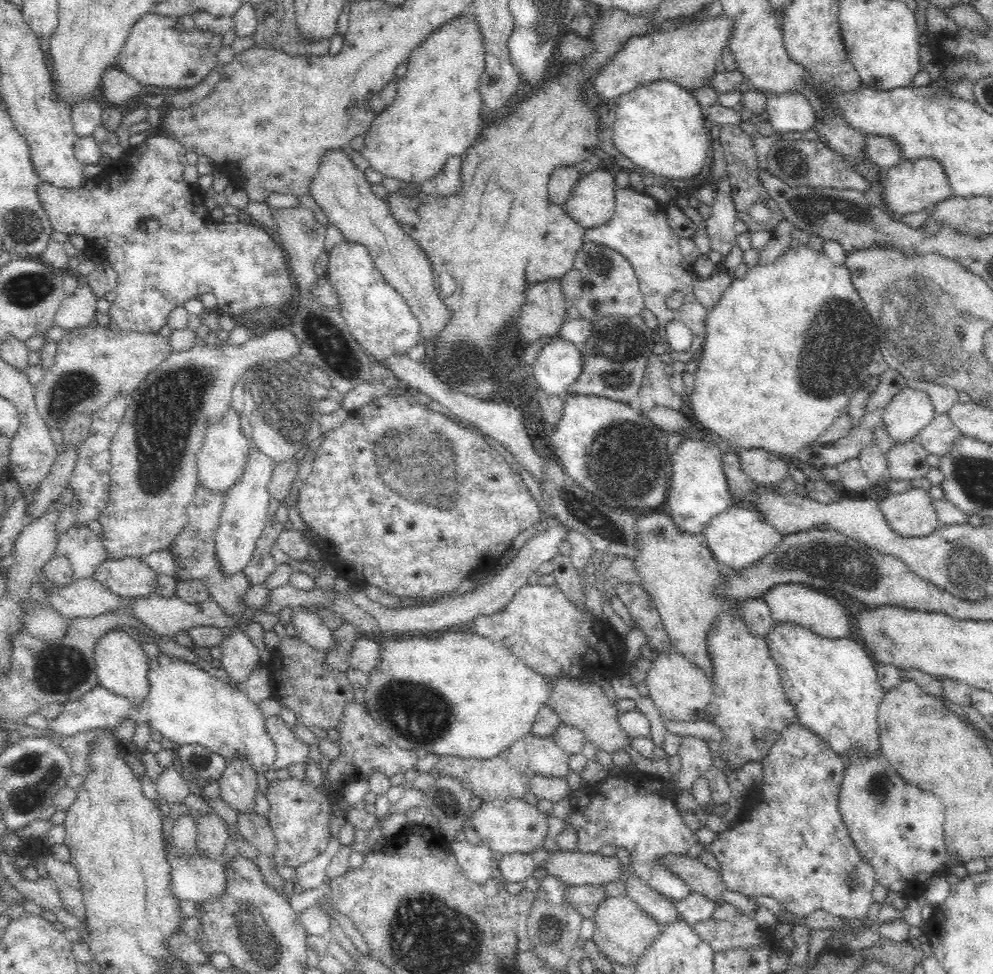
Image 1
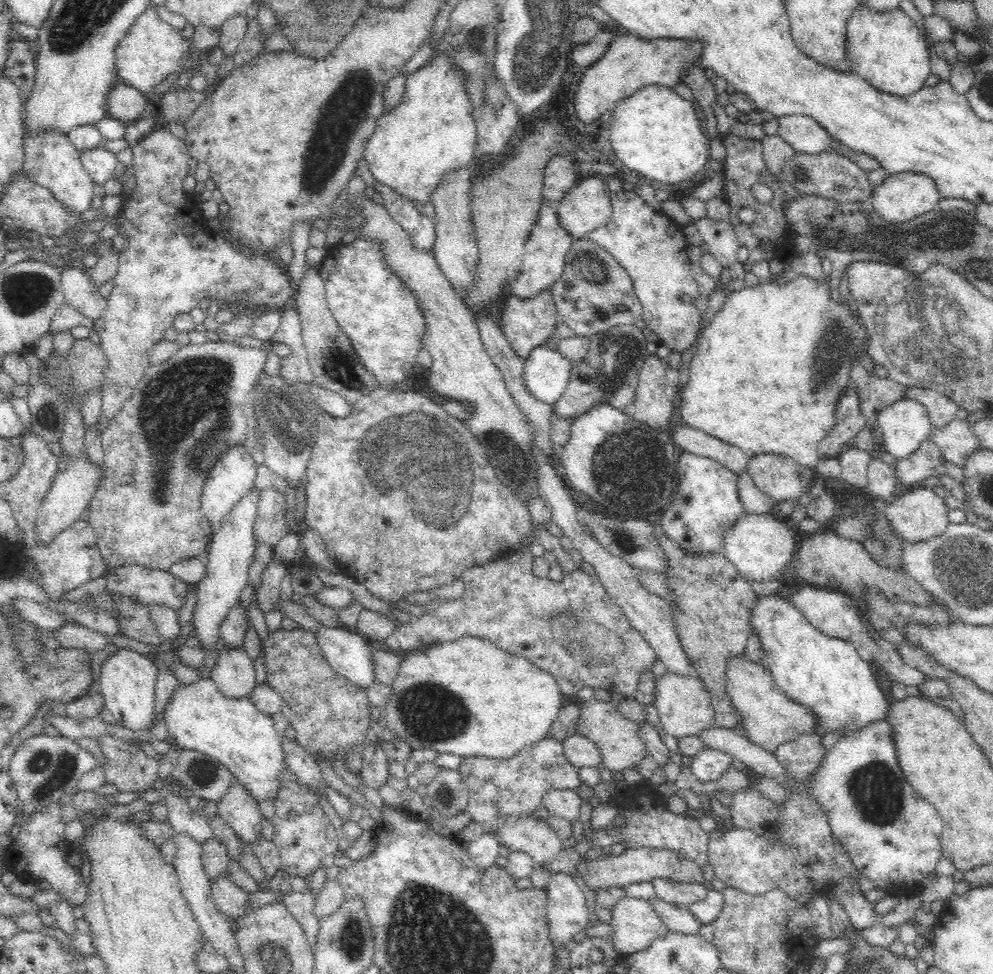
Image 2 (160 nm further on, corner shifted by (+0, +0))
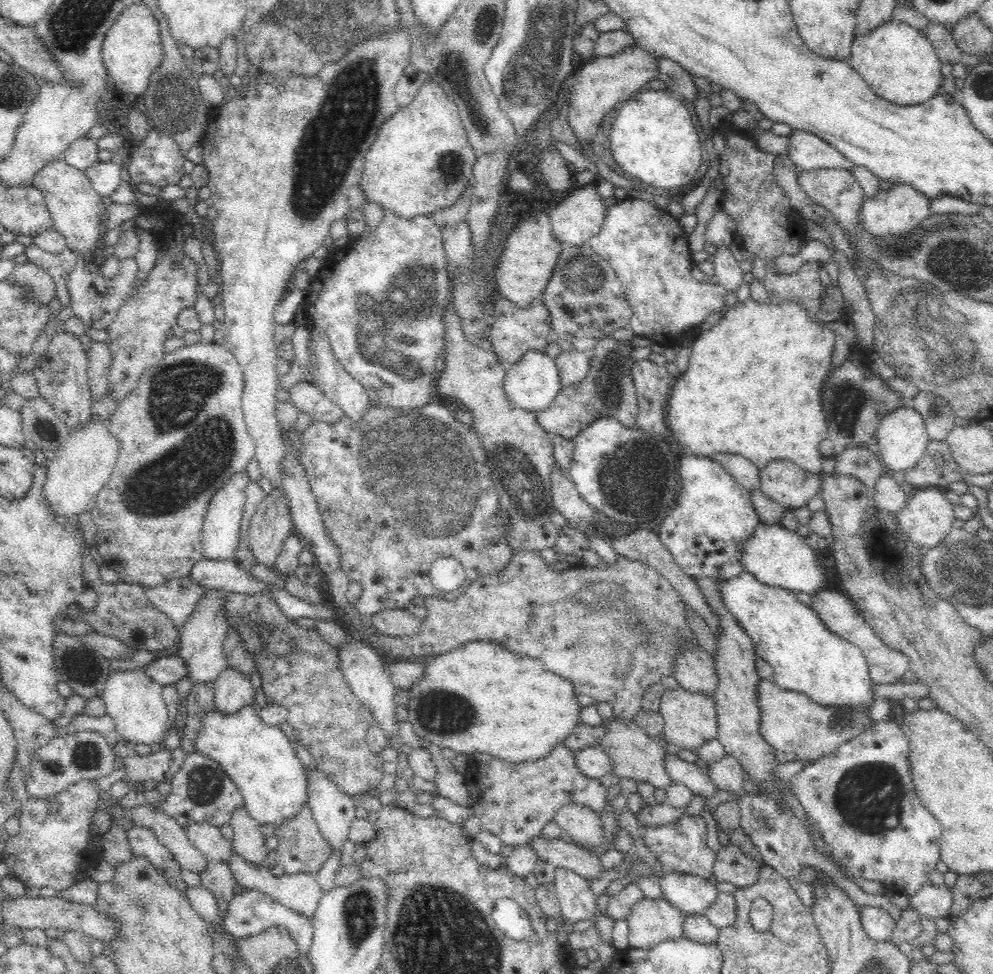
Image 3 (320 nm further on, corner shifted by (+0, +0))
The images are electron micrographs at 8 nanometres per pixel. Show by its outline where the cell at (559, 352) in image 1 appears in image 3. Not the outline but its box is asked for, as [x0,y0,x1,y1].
[504,350,561,413]

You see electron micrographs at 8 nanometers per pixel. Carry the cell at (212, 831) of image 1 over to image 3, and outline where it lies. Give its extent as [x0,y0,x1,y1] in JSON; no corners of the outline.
[199,860,236,920]

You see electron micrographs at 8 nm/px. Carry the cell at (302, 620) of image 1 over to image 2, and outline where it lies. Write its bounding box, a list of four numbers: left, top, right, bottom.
[314,625,377,690]

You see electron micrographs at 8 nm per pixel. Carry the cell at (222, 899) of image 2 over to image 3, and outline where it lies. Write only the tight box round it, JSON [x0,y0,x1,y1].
[223,889,313,957]

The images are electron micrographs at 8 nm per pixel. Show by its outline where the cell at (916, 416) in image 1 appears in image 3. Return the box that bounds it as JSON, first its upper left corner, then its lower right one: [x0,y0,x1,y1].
[875,405,930,473]

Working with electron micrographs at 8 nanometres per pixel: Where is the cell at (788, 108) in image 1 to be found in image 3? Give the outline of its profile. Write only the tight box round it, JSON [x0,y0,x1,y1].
[788,128,853,173]

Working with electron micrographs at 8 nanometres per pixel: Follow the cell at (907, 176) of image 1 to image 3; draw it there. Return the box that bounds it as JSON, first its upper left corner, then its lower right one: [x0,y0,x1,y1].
[859,184,930,240]

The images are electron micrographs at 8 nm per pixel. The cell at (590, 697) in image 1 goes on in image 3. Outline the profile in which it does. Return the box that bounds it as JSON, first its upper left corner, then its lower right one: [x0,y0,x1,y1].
[598,718,673,788]

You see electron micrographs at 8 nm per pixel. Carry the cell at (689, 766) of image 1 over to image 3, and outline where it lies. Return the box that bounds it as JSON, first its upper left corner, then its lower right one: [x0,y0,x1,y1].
[704,754,746,801]

